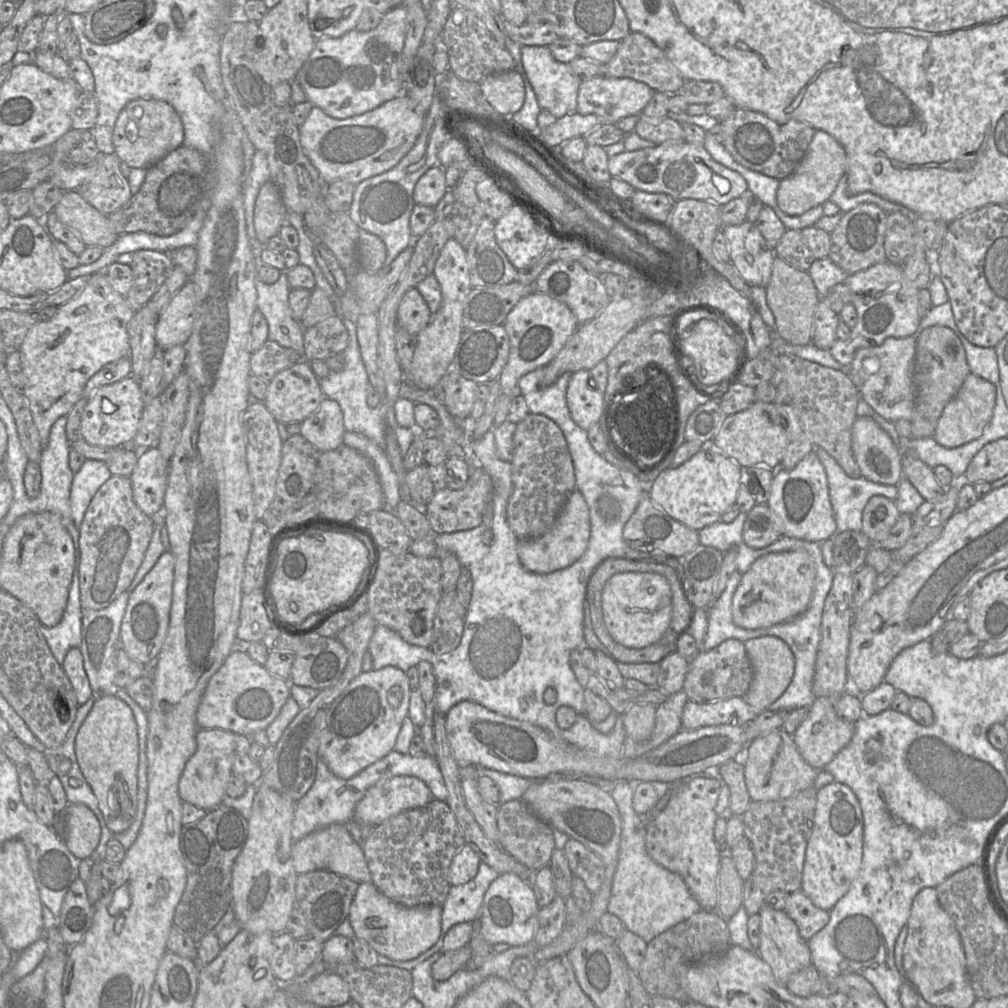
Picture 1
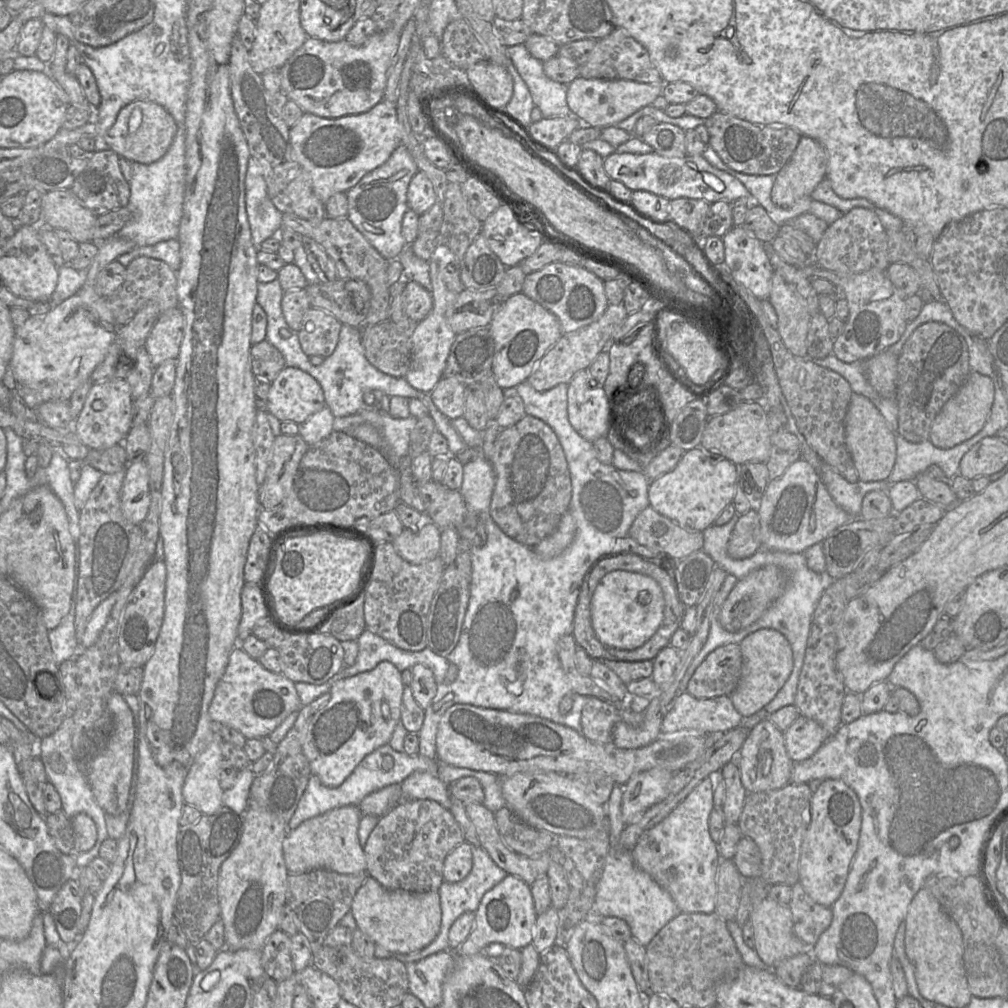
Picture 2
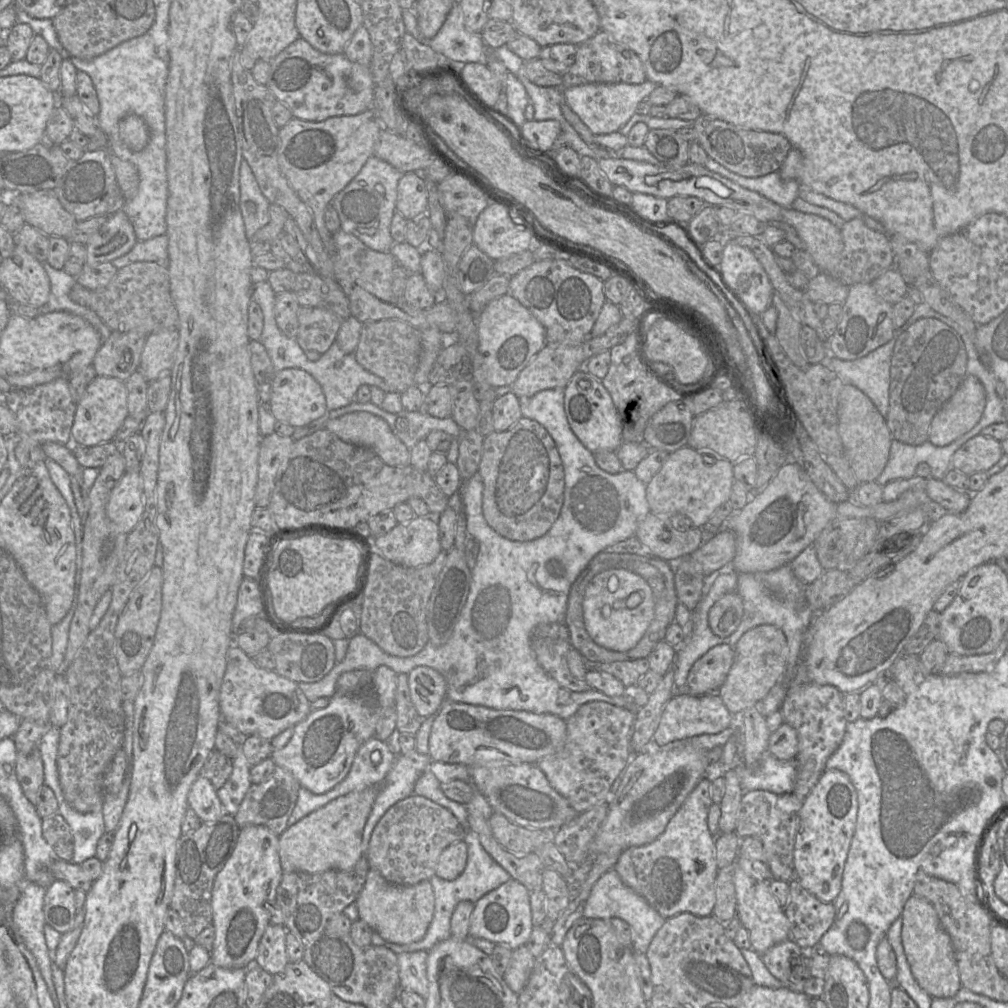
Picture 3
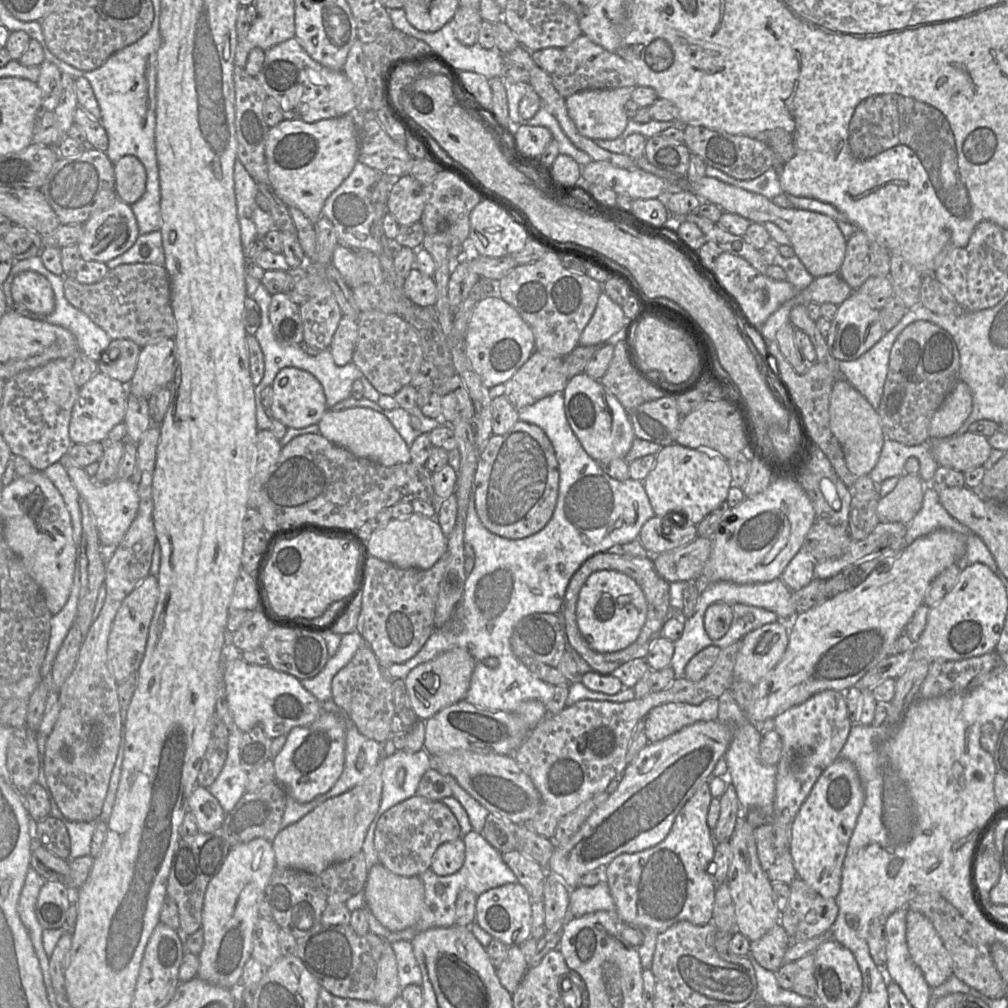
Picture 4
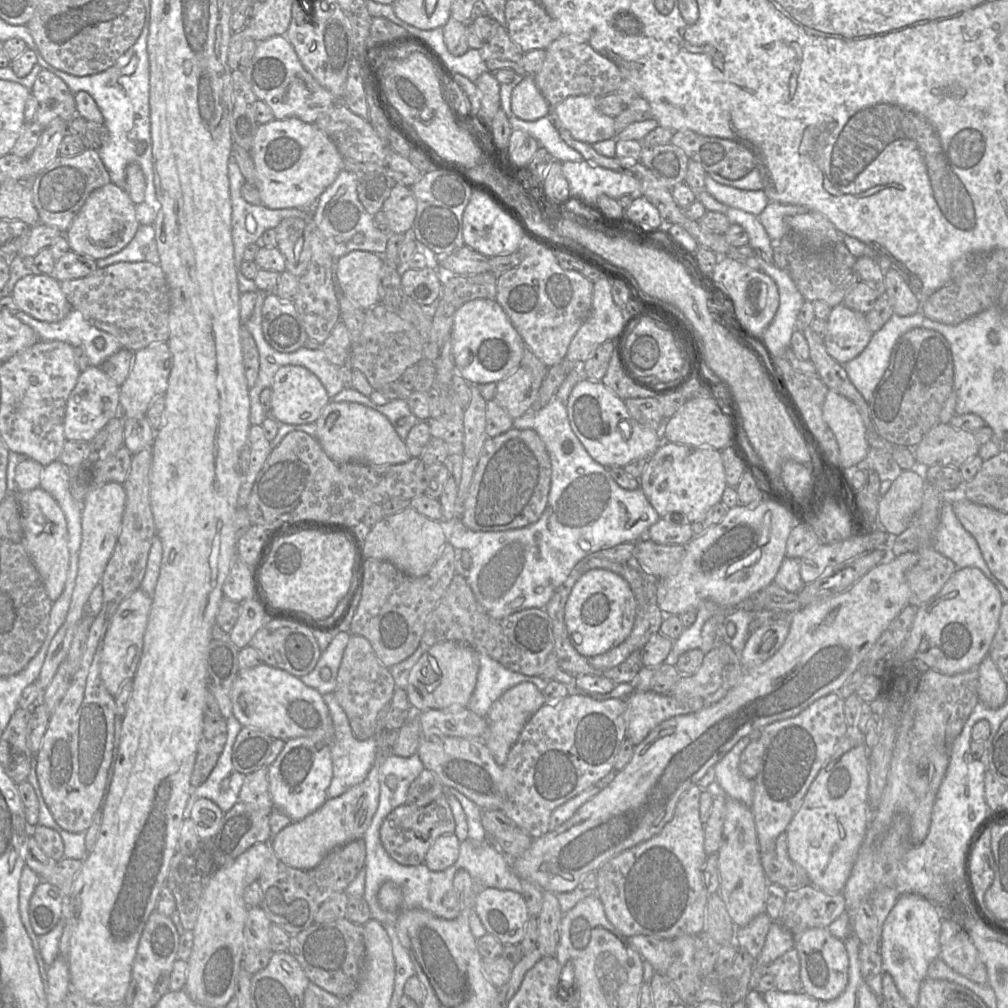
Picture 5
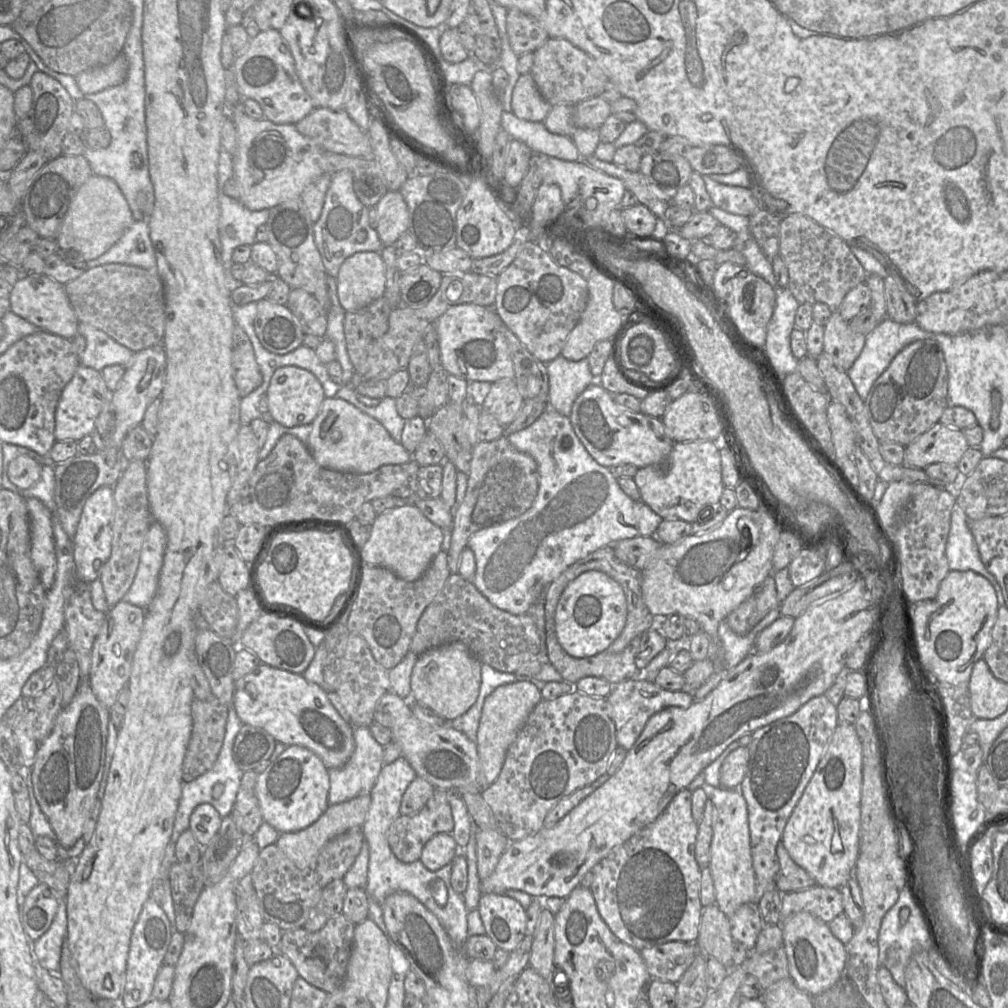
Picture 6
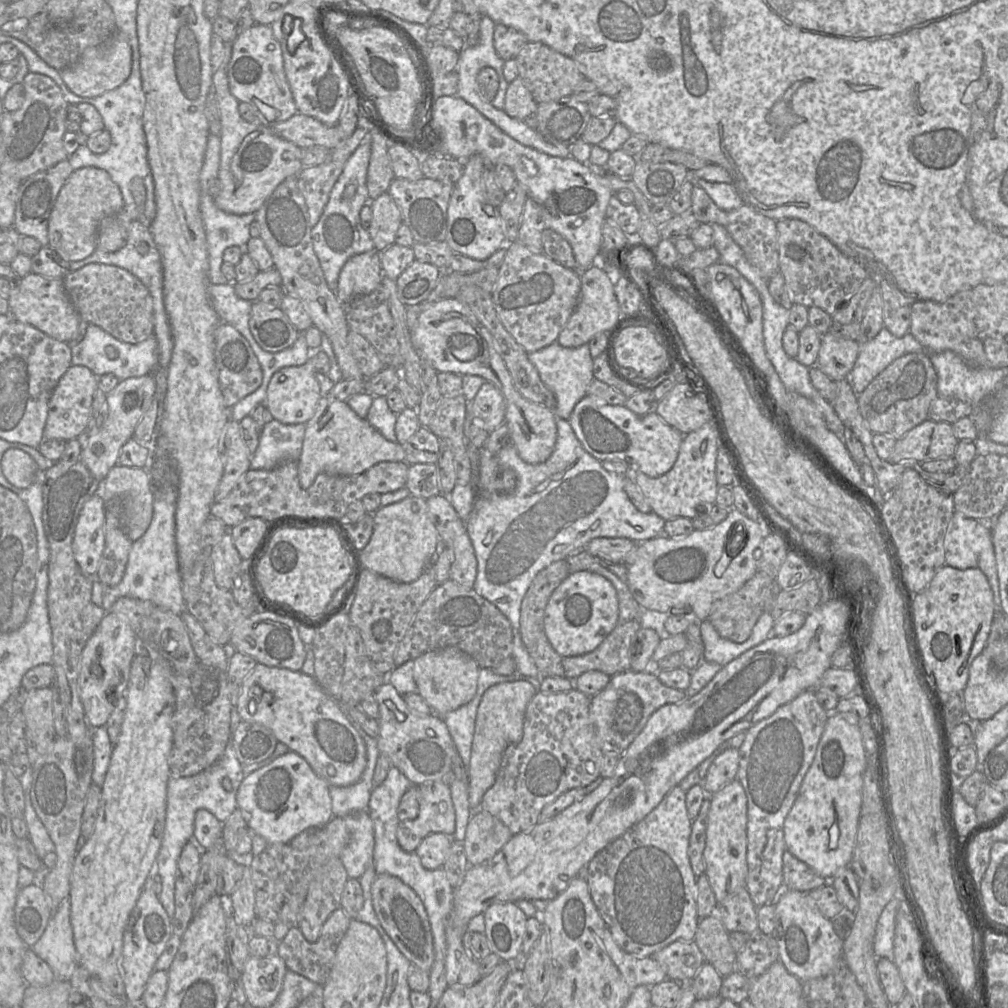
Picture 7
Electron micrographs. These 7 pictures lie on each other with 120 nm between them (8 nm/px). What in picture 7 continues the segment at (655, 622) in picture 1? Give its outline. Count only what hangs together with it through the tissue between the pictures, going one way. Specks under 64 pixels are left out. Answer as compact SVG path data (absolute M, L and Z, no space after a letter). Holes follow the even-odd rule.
M589 572L571 573L551 594L544 614L546 636L562 657L579 656L595 650L614 630L619 619L616 589L605 577Z

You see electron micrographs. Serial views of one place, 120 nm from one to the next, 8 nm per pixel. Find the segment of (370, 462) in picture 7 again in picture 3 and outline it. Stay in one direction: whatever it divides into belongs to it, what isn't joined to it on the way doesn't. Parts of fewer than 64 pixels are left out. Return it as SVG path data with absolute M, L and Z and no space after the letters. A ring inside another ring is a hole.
M353 412L336 419L326 417L321 422L343 441L372 449L389 466L410 465L411 449L376 415Z

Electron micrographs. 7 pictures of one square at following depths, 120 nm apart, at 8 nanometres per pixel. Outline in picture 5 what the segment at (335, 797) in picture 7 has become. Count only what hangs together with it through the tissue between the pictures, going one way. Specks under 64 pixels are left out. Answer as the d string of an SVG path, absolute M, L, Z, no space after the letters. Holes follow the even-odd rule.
M334 692L323 695L323 700L329 709L334 729L334 735L330 742L333 777L327 789L327 798L331 799L340 796L366 779L376 757L377 743L374 737L364 741L355 738L348 717L338 704Z

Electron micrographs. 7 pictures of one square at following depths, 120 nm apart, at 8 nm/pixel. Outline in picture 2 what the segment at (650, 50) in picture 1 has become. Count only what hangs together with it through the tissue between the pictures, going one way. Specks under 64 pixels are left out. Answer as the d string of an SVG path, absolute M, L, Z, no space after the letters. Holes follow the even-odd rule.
M615 29L606 37L597 40L586 63L580 65L580 77L631 80L640 83L664 83L647 49L622 29Z

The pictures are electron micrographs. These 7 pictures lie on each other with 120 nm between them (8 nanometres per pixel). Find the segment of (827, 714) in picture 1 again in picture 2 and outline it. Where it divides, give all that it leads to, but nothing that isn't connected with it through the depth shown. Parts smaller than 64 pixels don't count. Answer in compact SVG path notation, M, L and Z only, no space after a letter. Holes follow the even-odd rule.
M804 716L784 732L786 751L794 763L812 757L828 739L828 733L817 722Z

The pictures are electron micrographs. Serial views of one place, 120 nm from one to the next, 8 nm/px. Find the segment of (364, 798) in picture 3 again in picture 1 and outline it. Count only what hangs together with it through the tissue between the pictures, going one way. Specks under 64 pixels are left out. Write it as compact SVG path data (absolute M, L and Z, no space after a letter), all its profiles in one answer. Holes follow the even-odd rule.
M331 824L294 841L292 844L292 859L298 875L315 870L326 870L358 883L372 882L363 850L353 839L345 824Z

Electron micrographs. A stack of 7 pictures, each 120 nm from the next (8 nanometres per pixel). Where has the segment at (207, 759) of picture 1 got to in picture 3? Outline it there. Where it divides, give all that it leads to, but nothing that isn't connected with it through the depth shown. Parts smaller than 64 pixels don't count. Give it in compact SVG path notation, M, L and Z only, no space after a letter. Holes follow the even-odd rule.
M199 775L193 782L188 796L188 807L194 810L201 822L219 819L225 812L216 789L208 778Z

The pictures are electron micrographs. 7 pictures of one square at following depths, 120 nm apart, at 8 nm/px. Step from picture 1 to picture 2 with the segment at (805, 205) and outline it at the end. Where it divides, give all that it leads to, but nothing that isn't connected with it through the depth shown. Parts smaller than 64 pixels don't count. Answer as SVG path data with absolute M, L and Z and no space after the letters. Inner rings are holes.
M802 136L794 153L776 174L771 199L780 207L789 207L811 195L826 178L828 157L814 139Z

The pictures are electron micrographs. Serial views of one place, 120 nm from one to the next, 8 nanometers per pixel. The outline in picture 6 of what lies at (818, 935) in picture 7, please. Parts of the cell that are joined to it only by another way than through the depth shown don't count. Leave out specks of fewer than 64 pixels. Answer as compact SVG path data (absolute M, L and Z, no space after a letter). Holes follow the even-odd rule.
M799 912L781 923L790 977L810 996L816 996L836 984L846 971L846 945L837 939L827 923L807 912Z

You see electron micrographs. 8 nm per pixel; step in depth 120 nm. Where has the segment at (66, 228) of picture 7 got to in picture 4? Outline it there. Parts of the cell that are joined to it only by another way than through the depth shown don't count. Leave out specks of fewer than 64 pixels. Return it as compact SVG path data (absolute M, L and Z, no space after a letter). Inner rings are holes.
M117 198L109 207L94 212L83 223L83 235L76 245L82 259L106 263L128 251L139 235L137 220L131 205Z

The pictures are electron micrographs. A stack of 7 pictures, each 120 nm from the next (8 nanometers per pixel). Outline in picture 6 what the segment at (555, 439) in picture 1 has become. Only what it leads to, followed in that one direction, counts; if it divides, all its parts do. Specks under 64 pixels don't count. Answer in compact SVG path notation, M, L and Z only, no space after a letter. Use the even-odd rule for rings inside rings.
M508 435L492 441L479 441L473 447L466 494L453 510L451 543L447 551L451 574L458 573L461 553L475 532L519 517L532 506L538 492L538 481L535 460L512 446Z

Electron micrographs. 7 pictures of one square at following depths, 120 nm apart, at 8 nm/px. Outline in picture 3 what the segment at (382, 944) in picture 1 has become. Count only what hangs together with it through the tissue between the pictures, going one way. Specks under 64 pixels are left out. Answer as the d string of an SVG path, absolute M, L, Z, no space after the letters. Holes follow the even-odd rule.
M370 868L355 903L359 919L366 922L382 939L394 944L410 944L421 940L426 934L434 914L435 897L429 880L413 885L393 884L377 870Z

